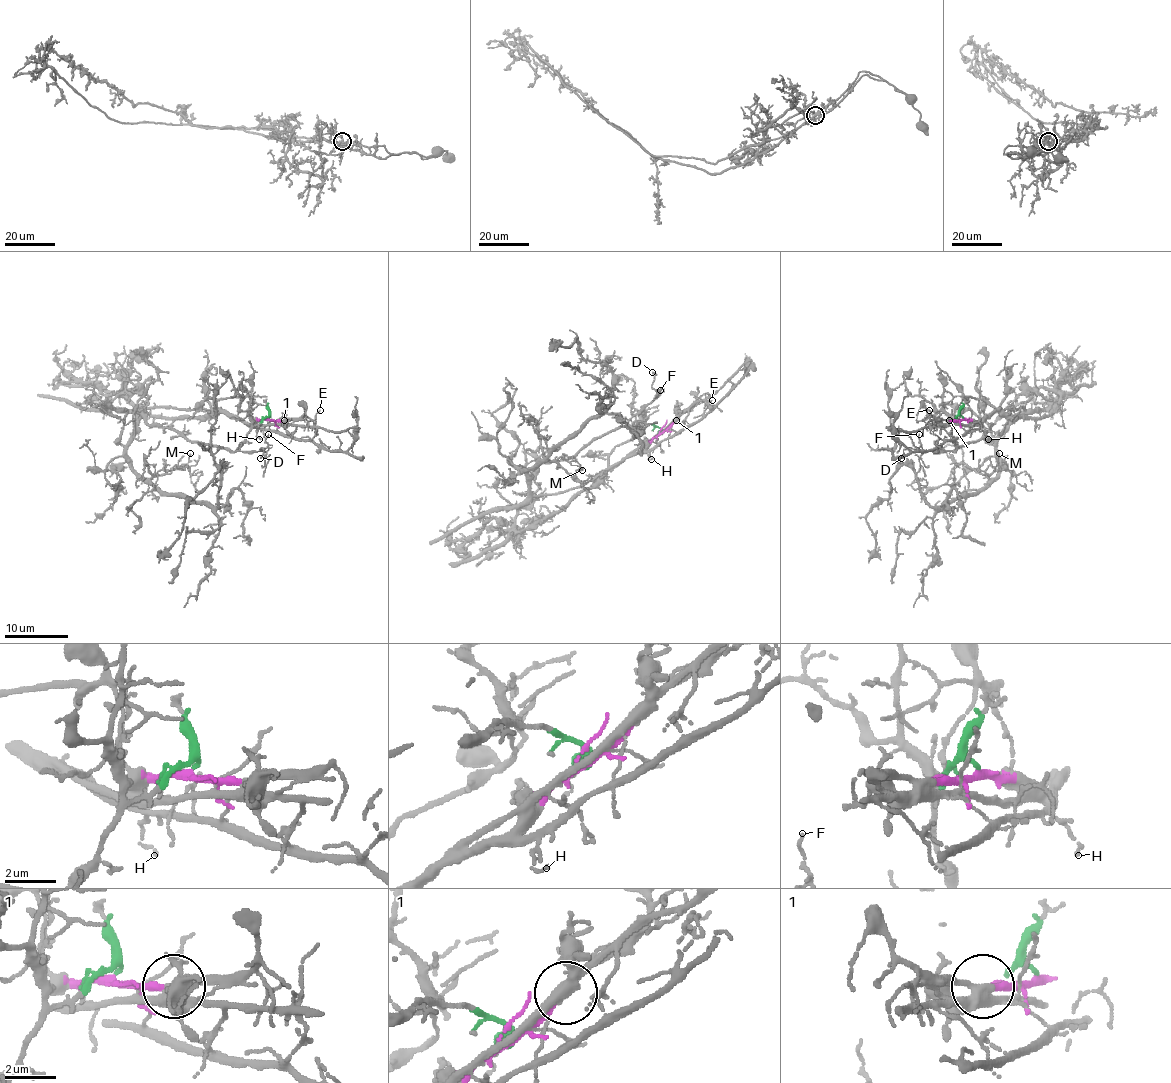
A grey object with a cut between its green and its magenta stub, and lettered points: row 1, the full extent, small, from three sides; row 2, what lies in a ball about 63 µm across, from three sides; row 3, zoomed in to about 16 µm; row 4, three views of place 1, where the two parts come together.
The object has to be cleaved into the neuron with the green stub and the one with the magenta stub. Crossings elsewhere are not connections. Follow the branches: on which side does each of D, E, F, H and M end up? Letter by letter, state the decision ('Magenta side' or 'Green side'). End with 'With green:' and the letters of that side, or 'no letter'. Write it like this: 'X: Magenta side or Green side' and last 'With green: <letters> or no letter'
D: Green side
E: Magenta side
F: Green side
H: Magenta side
M: Green side
With green: D, F, M

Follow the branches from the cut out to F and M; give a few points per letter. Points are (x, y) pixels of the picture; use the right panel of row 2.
F: (962, 417), (957, 416), (952, 424), (954, 451), (926, 451), (921, 446), (919, 433)
M: (962, 417), (952, 424), (956, 451), (1005, 417), (998, 473), (989, 477), (1003, 470), (998, 454)

